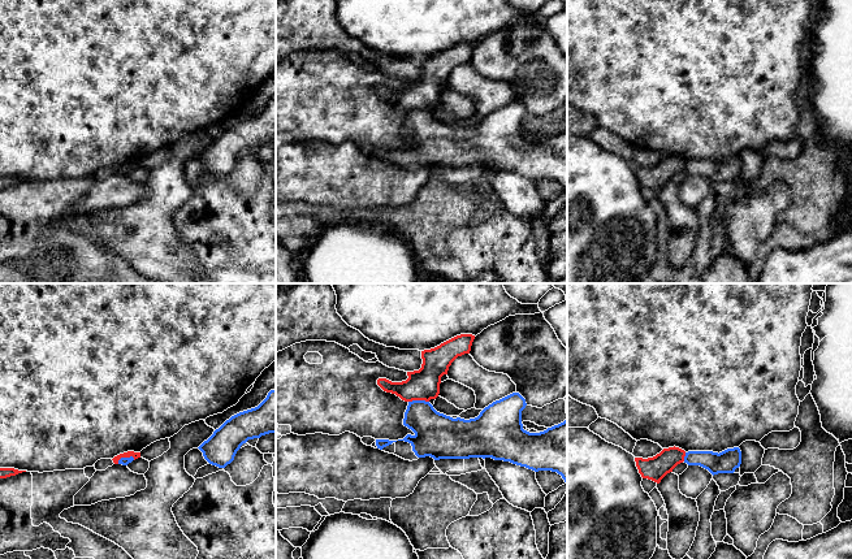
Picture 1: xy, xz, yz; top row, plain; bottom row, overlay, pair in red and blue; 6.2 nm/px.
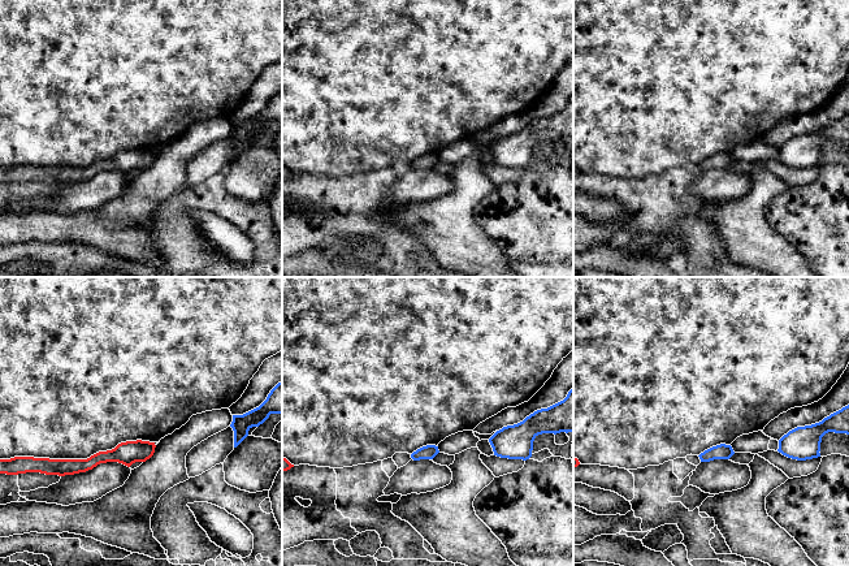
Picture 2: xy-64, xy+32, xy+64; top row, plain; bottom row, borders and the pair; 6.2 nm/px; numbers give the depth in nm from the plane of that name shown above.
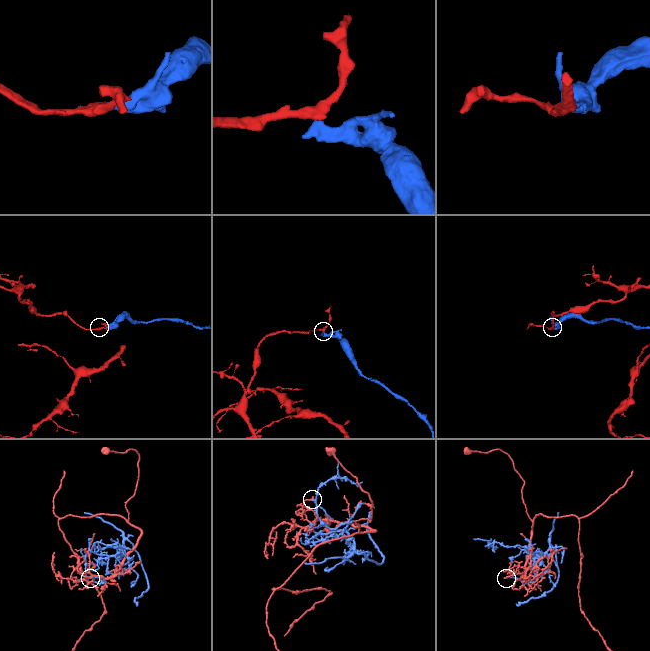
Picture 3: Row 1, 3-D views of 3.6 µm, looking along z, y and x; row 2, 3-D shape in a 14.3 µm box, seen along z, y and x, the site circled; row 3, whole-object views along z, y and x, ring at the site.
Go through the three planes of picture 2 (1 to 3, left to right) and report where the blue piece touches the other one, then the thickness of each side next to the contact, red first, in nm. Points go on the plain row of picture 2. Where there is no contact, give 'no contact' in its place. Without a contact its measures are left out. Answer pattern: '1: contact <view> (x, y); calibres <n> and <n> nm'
1: no contact
2: no contact
3: no contact

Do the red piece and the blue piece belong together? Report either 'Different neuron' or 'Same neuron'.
Different neuron

